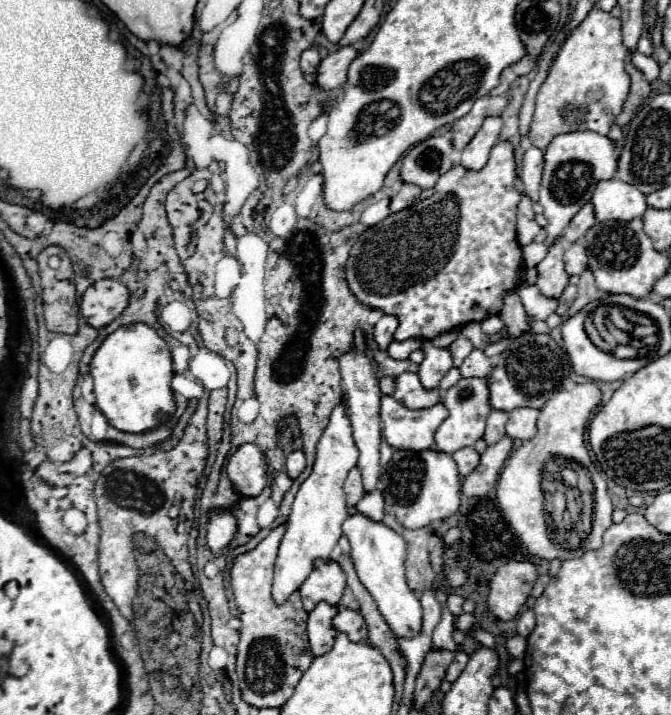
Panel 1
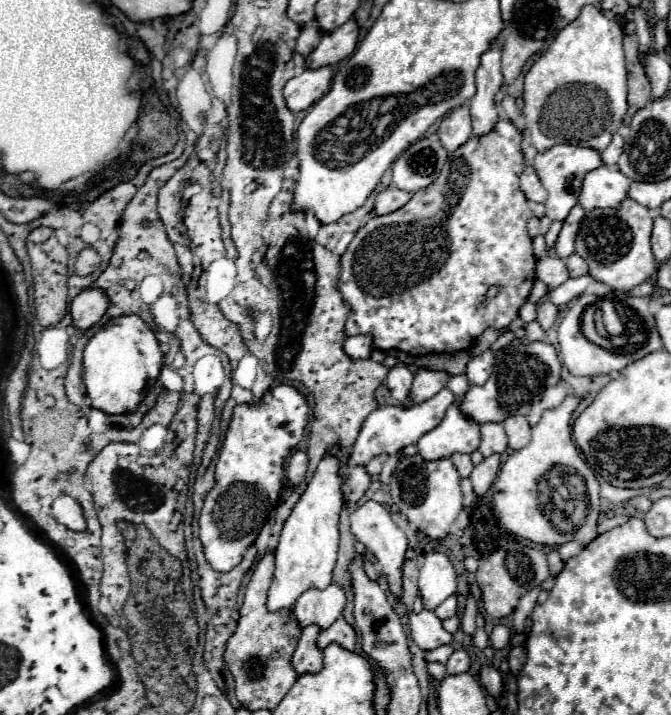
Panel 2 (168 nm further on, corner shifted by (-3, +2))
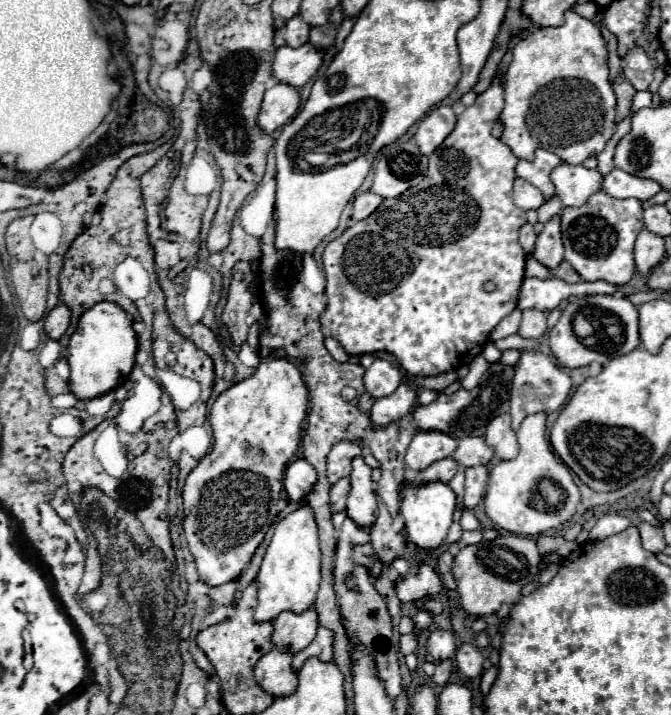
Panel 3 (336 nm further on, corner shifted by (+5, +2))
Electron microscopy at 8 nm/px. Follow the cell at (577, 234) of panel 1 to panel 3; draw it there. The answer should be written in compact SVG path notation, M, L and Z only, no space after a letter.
M552 217L544 229L540 231L536 239L536 247L532 251L534 259L542 263L548 269L556 269L562 263L564 257L564 245L562 245L562 235L560 235L560 217Z

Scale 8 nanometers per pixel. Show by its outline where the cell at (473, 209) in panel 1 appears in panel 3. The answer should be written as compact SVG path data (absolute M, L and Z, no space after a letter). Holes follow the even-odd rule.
M500 75L492 81L492 87L488 91L480 93L476 101L464 109L464 113L458 115L454 131L444 139L444 143L430 155L430 165L428 165L428 175L418 183L416 187L410 187L404 191L404 195L398 195L394 199L384 199L384 203L366 219L350 225L338 239L328 243L328 247L322 253L322 267L326 273L326 309L324 315L320 315L320 325L324 337L334 337L348 355L364 355L364 353L376 353L376 351L390 351L398 363L410 373L410 375L440 375L452 369L458 369L462 365L468 365L476 355L482 353L492 329L516 309L518 301L518 291L524 279L524 251L518 245L518 231L526 223L526 211L518 209L510 197L512 193L512 183L516 179L514 167L518 159L512 155L510 147L504 145L500 139L490 135L490 129L494 127L500 111L504 105L504 83ZM492 281L496 289L490 293L484 289L484 283Z

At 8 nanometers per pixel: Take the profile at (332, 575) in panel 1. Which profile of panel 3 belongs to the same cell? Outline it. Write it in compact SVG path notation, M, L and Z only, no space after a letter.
M312 609L304 611L302 615L294 613L280 613L278 619L274 621L274 633L272 633L272 643L278 649L286 649L290 655L296 651L302 651L304 647L310 645L318 629L316 613Z

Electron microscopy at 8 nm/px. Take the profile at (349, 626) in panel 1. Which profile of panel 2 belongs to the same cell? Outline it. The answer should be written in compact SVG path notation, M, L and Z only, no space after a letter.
M338 617L318 637L318 647L320 649L324 649L328 643L338 643L340 647L354 651L354 647L356 647L356 631L354 631L354 627L344 617Z

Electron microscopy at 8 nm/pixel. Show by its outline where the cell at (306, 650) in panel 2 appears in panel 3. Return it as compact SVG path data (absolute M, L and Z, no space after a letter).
M272 649L254 667L254 679L272 697L288 697L298 687L298 677L292 671L292 655L286 649Z

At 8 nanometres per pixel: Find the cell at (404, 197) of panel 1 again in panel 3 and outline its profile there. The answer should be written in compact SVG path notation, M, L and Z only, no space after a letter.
M370 191L354 197L354 201L352 201L352 219L354 219L354 221L366 219L368 215L372 215L372 213L376 211L376 207L378 207L382 201L384 201L384 199L382 199L380 195L370 193Z

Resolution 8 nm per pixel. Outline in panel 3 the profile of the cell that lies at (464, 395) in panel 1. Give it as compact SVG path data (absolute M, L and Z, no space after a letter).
M418 431L406 451L404 463L412 471L422 471L434 461L450 457L456 449L456 441L438 431Z

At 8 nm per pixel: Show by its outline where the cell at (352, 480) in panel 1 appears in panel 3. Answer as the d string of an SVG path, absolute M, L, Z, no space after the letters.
M348 477L340 479L340 481L330 489L330 507L332 507L332 513L346 511L348 491L350 491L350 479L348 479Z

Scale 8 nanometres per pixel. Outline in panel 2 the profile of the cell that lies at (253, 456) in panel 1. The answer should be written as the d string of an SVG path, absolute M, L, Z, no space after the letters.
M290 385L270 389L262 401L238 405L230 429L218 453L216 487L206 495L200 513L200 541L204 555L216 571L234 569L246 547L258 537L268 521L268 511L280 501L284 489L284 461L304 435L308 423L308 403Z

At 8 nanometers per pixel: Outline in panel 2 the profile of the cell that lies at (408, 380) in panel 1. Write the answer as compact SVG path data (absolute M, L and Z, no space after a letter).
M398 365L398 367L390 369L390 373L386 377L386 385L388 385L390 395L392 395L394 401L410 403L412 379L414 379L414 375L410 373L410 369L406 365Z

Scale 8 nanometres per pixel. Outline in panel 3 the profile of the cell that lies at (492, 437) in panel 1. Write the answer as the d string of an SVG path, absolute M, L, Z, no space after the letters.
M464 437L458 441L456 451L452 453L452 459L464 467L474 465L488 465L494 451L484 443L484 437Z

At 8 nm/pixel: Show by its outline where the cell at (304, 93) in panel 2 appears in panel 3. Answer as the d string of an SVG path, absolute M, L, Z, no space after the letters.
M272 83L264 93L256 125L266 135L272 135L276 129L280 129L286 121L290 121L296 115L298 105L300 105L300 89L284 83Z

